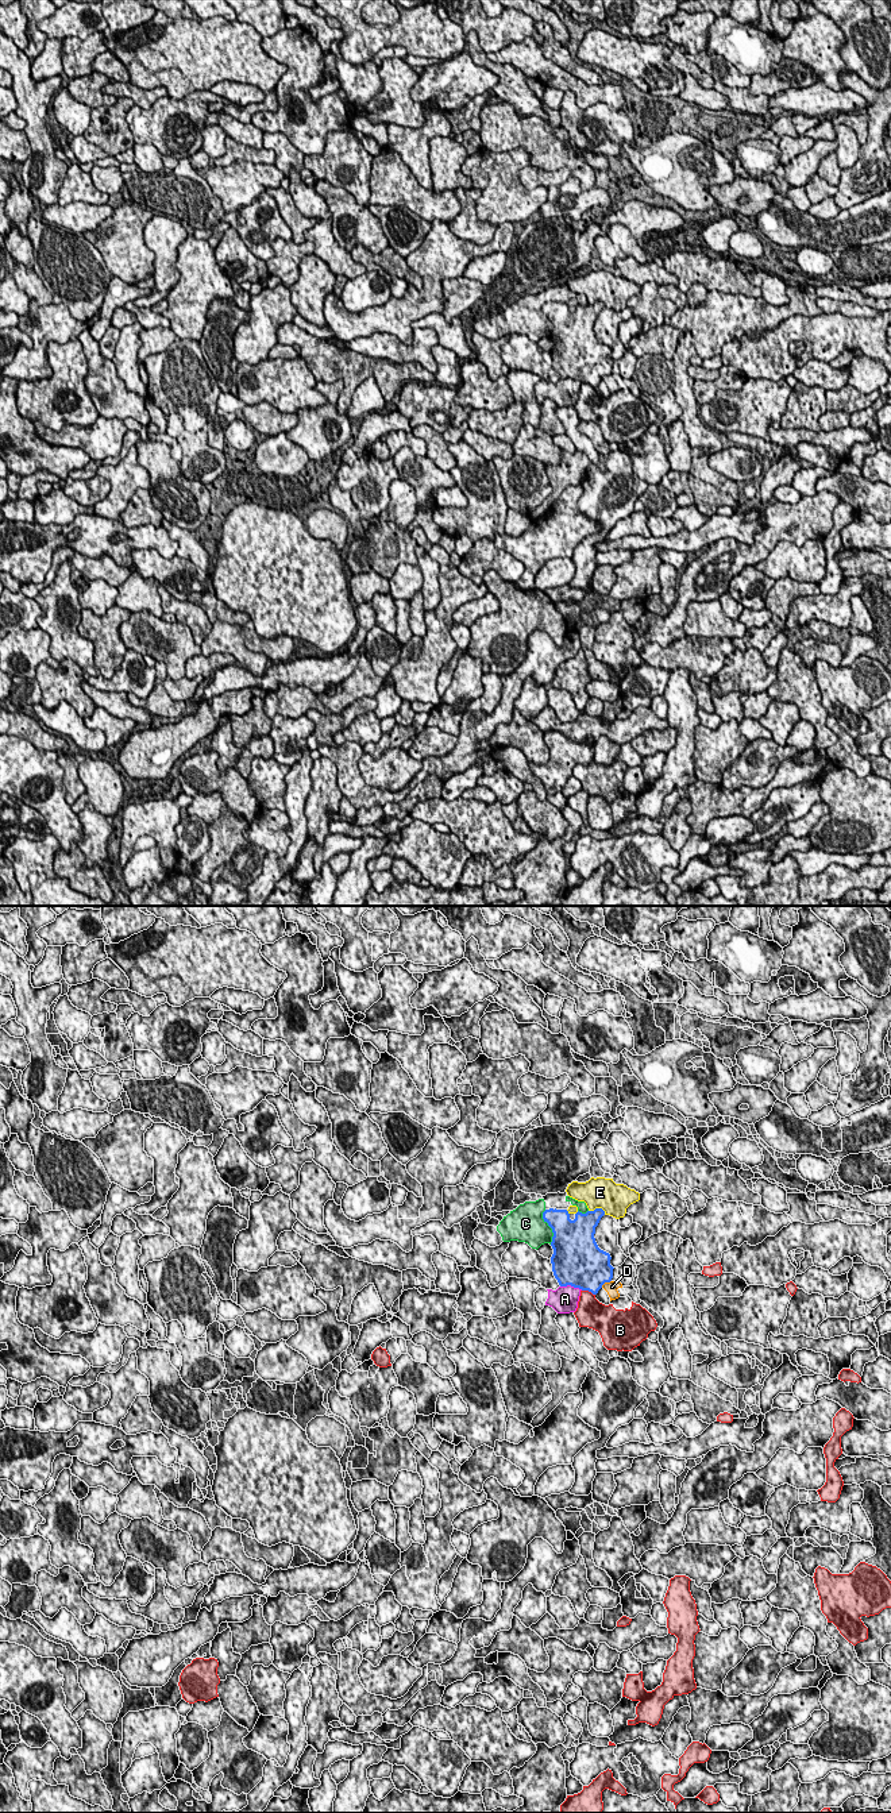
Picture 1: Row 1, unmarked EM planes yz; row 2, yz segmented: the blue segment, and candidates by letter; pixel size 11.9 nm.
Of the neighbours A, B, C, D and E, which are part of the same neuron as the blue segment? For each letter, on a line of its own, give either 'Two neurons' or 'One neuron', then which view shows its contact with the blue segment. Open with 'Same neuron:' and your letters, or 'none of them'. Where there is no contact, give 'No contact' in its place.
Same neuron: none of them
A: Two neurons. Touches blue in yz
B: Two neurons. Touches blue in yz
C: Two neurons. Touches blue in yz
D: Two neurons. Touches blue in yz
E: Two neurons. Touches blue in yz

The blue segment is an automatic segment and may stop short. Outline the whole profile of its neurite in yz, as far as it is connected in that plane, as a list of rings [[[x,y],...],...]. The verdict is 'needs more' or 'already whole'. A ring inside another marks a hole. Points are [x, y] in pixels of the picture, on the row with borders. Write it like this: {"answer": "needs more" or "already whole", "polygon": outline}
{"answer": "already whole", "polygon": [[[549,1208],[543,1212],[554,1233],[551,1264],[560,1287],[571,1285],[597,1295],[605,1282],[612,1281],[612,1257],[598,1247],[594,1238],[603,1215],[602,1208],[586,1214],[578,1211],[571,1220],[567,1210]]]}

